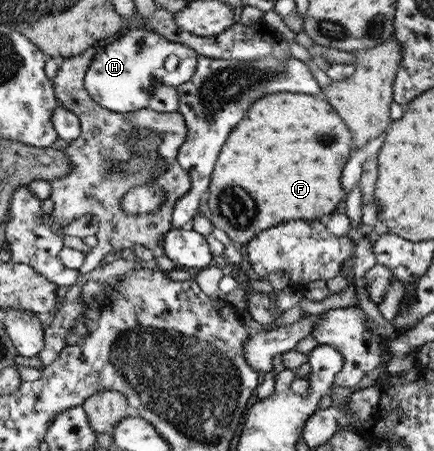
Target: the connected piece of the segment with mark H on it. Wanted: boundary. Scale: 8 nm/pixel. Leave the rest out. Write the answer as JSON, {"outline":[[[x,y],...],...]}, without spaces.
{"outline":[[[129,28],[113,43],[99,47],[84,76],[85,89],[99,105],[120,113],[145,108],[159,84],[179,86],[196,72],[199,53],[186,44],[170,41],[151,29]]]}

